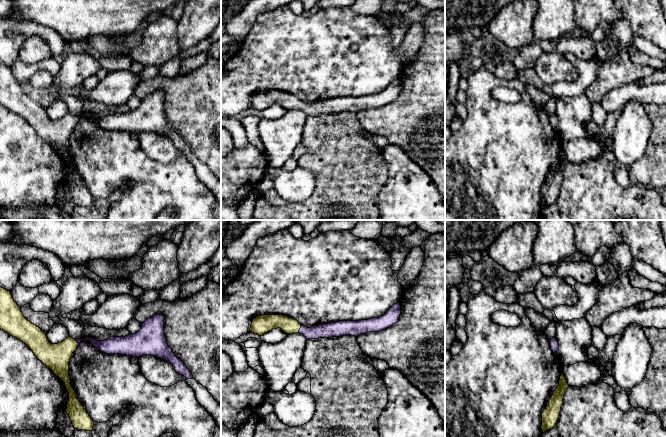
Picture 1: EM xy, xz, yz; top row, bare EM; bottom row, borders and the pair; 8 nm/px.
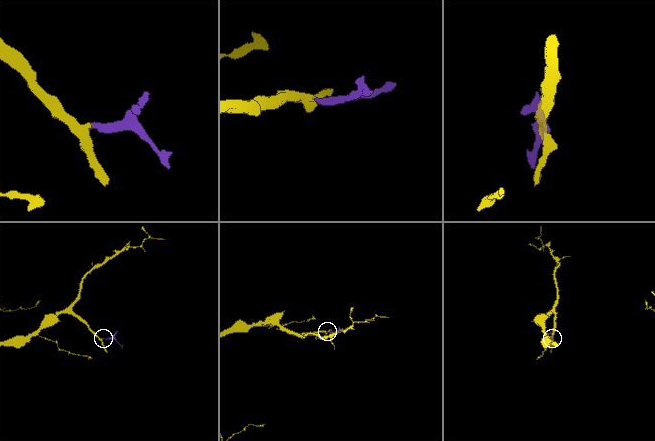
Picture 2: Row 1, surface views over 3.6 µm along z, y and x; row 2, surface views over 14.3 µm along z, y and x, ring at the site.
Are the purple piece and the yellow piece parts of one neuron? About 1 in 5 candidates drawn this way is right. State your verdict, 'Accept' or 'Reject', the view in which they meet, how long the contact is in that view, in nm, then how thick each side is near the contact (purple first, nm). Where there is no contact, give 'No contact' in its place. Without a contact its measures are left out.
Accept. Touches purple in xz. Shared border 70 nm. Thickness 120 nm (purple) against 130 nm

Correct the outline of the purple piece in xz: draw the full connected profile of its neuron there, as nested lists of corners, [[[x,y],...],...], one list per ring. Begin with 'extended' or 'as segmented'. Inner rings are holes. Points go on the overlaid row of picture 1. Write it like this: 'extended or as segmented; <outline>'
extended; [[[400,303],[394,304],[383,316],[359,321],[339,321],[320,324],[311,328],[283,315],[262,315],[253,319],[250,331],[262,336],[277,328],[286,334],[300,333],[306,339],[332,338],[344,335],[359,336],[369,332],[380,332],[395,324],[401,314]]]

